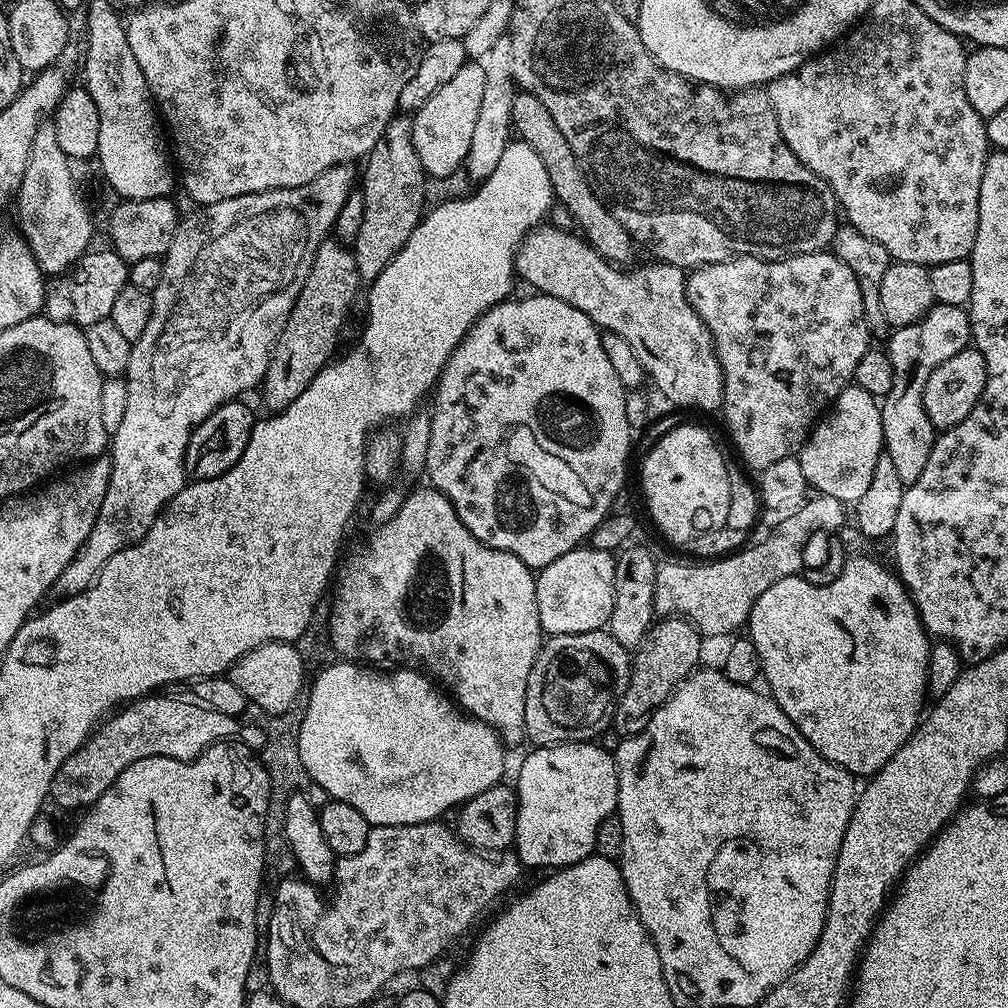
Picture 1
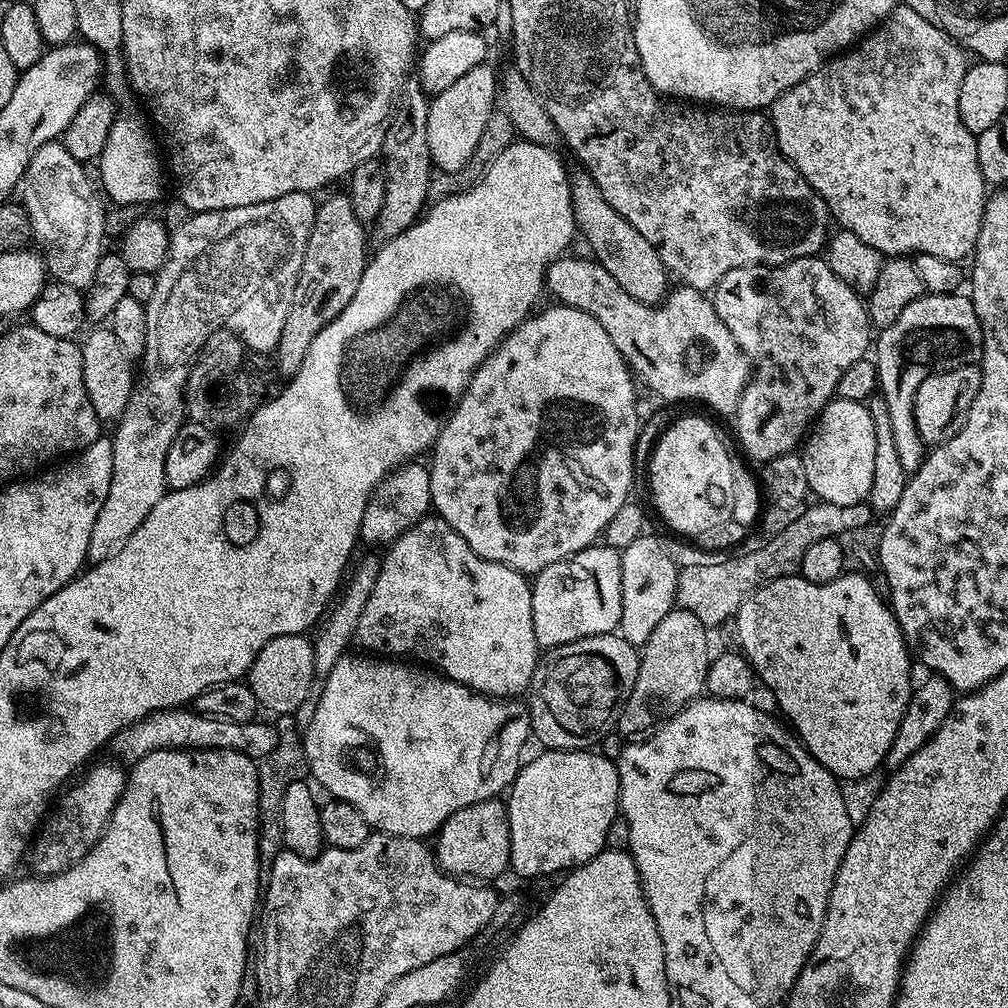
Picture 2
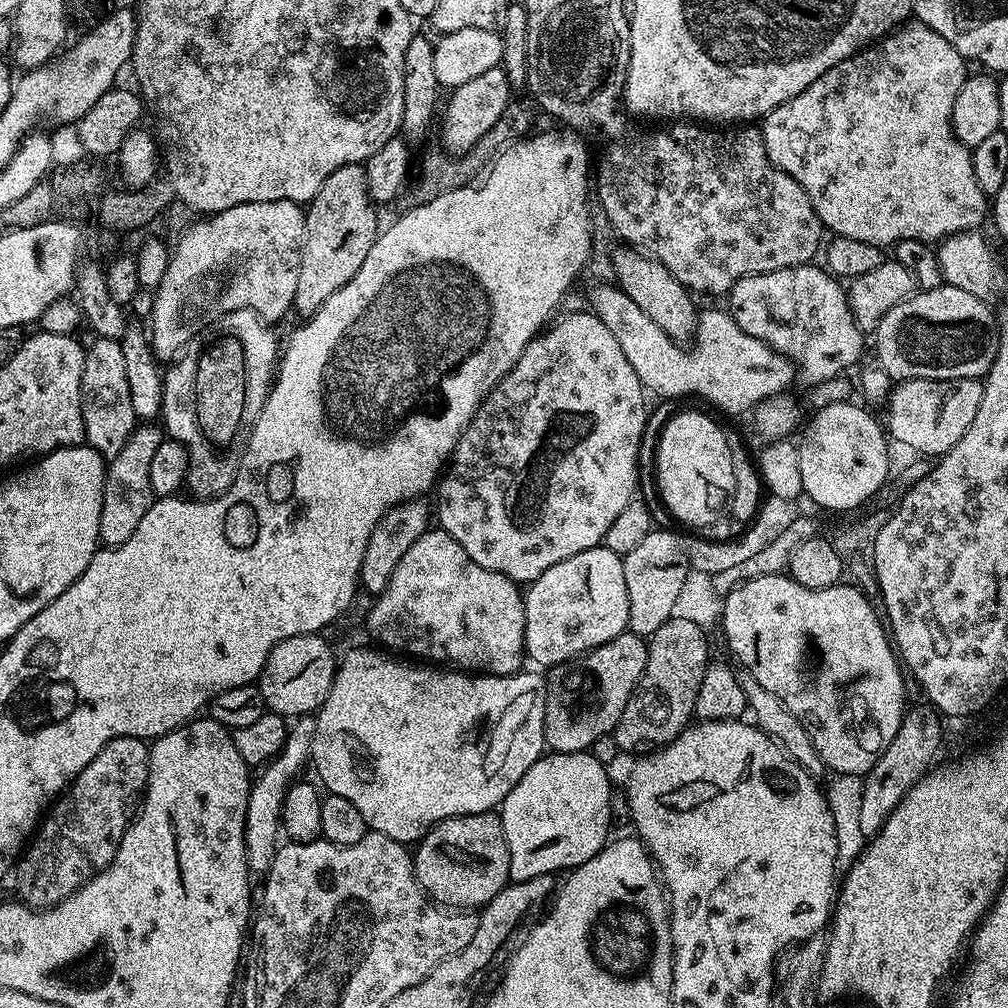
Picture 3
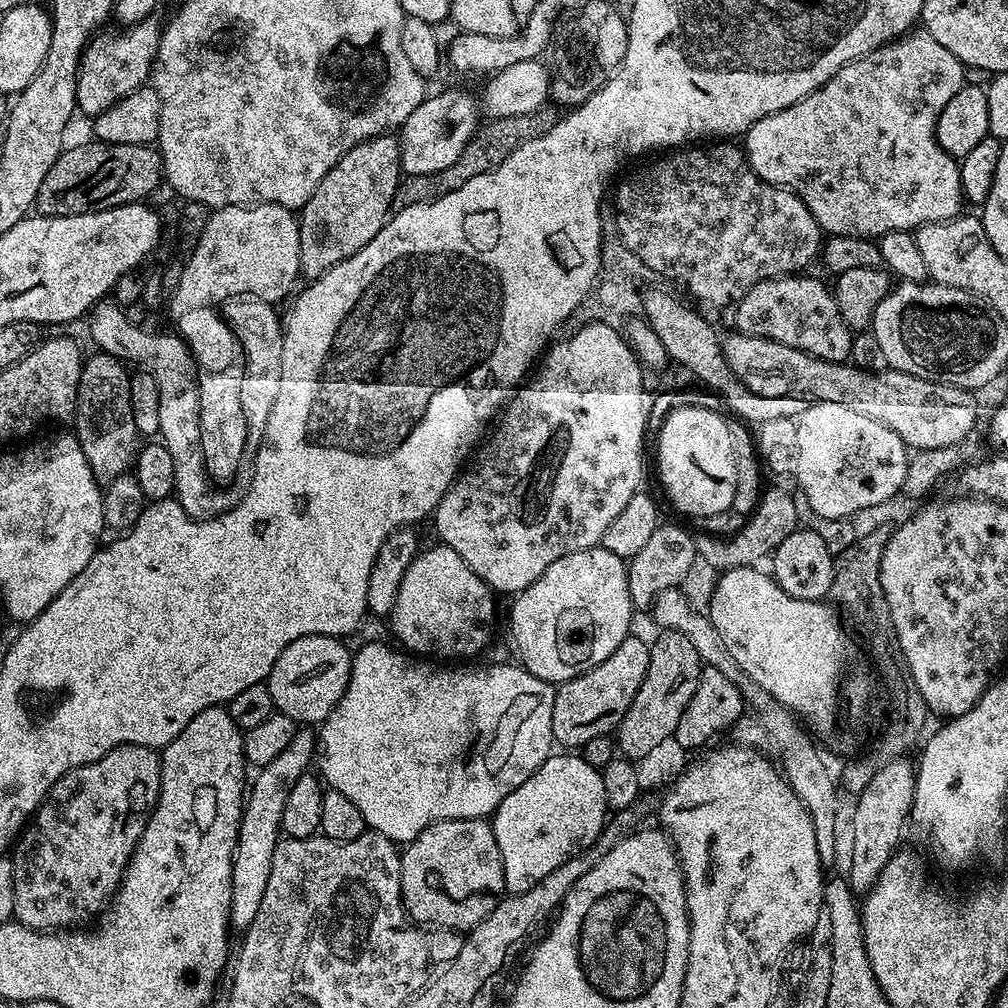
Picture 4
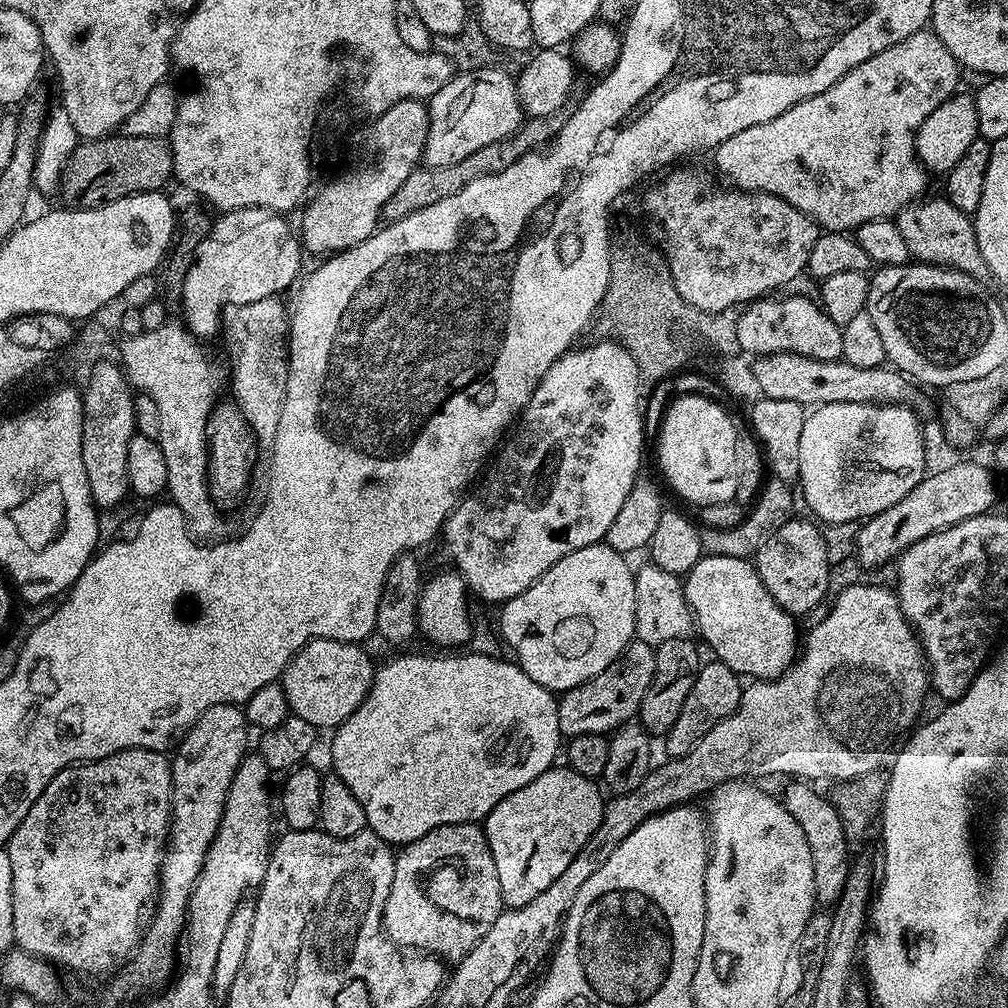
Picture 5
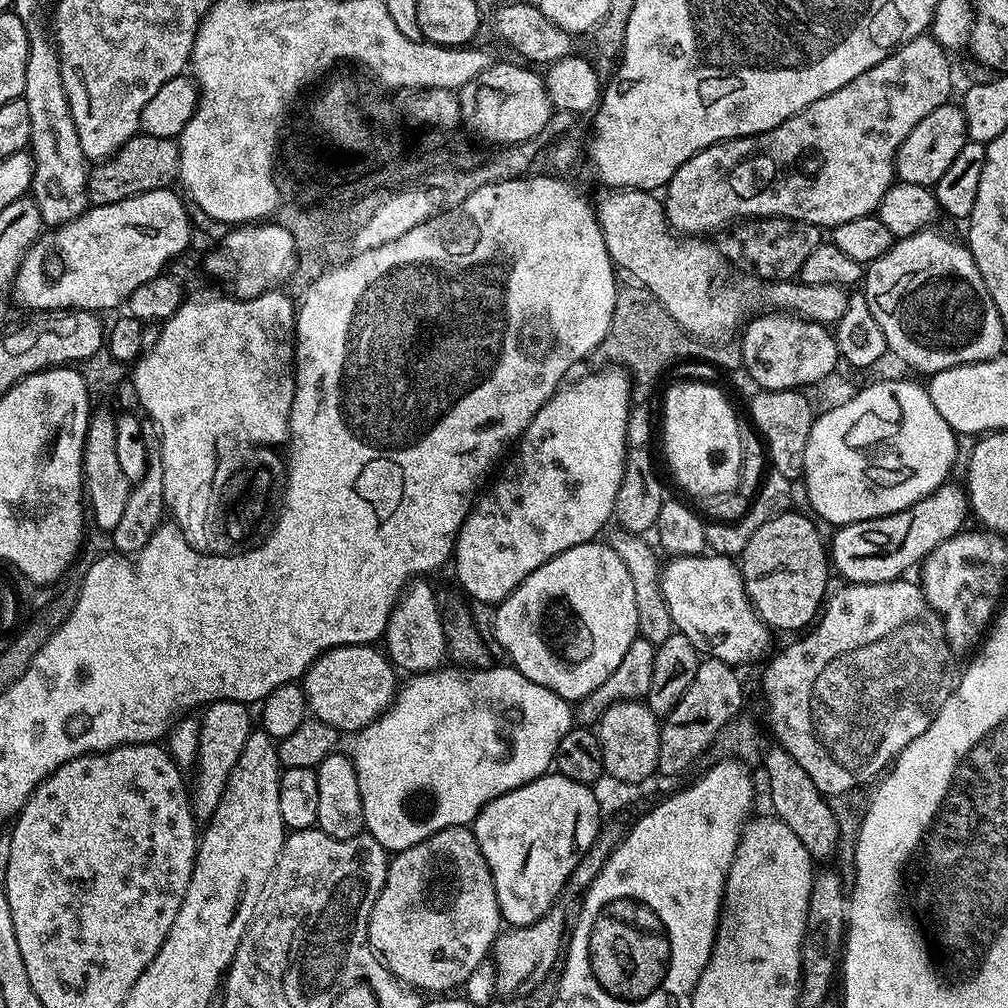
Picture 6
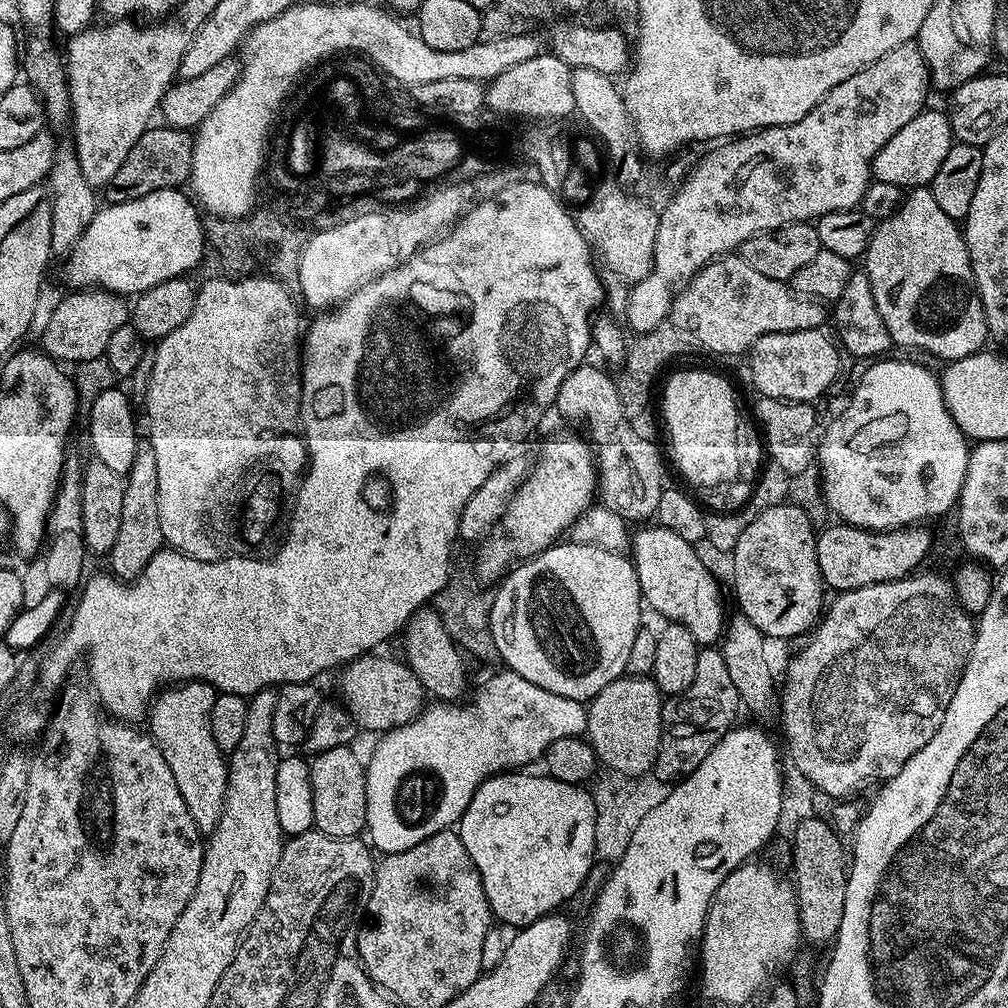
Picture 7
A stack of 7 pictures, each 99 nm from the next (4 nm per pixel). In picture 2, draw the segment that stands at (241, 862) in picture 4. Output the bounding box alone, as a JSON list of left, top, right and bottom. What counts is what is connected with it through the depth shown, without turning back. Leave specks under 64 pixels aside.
[292,554,381,730]

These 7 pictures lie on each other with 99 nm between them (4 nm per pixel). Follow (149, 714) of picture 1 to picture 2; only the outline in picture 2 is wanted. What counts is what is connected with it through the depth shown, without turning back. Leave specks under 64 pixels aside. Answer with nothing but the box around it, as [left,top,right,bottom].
[110,707,278,766]

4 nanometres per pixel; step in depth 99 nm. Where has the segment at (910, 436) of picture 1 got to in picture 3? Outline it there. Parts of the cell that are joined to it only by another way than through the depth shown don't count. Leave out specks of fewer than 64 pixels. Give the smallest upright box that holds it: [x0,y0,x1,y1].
[874,284,1000,382]

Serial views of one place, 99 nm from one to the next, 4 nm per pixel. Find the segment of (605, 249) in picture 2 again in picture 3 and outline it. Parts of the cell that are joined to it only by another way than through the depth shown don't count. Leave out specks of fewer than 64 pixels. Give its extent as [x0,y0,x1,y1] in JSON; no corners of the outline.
[612,246,698,342]

